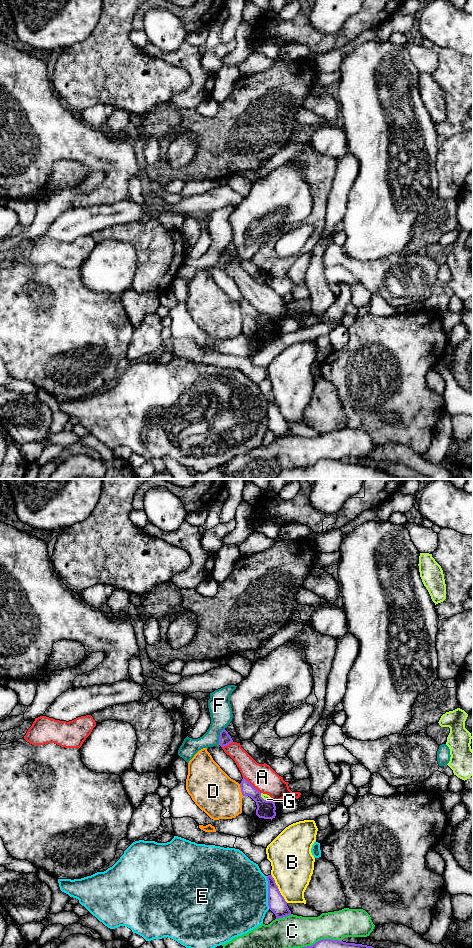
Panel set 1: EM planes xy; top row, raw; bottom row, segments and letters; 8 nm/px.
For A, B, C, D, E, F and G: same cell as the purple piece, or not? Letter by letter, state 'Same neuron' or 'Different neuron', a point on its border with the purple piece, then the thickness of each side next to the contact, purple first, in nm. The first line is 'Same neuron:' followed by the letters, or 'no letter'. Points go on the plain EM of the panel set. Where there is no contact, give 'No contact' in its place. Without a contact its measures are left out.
Same neuron: no letter
A: Different neuron. Touches purple at xy (251, 305). Thickness 140 nm (purple) against 200 nm
B: Different neuron. Touches purple at xy (277, 408). Thickness 140 nm (purple) against 340 nm
C: Different neuron. Touches purple at xy (307, 466). Thickness 320 nm (purple) against 260 nm
D: Different neuron. Touches purple at xy (241, 310). Thickness 140 nm (purple) against 360 nm
E: Different neuron. Touches purple at xy (268, 412). Thickness 140 nm (purple) against 500 nm
F: Different neuron. Touches purple at xy (220, 256). Thickness 100 nm (purple) against 180 nm
G: Different neuron. Touches purple at xy (265, 320). Thickness 140 nm (purple) against 50 nm

